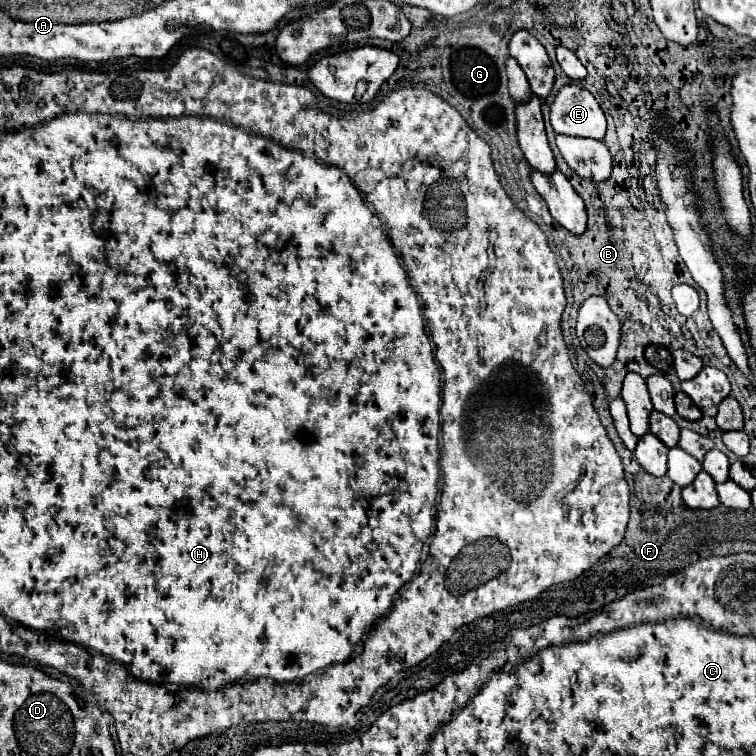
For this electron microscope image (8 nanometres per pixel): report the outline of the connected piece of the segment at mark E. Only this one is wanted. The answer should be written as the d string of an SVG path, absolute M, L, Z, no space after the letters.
M574 84L564 86L550 110L550 122L556 134L582 136L602 140L606 134L606 118L596 98Z

